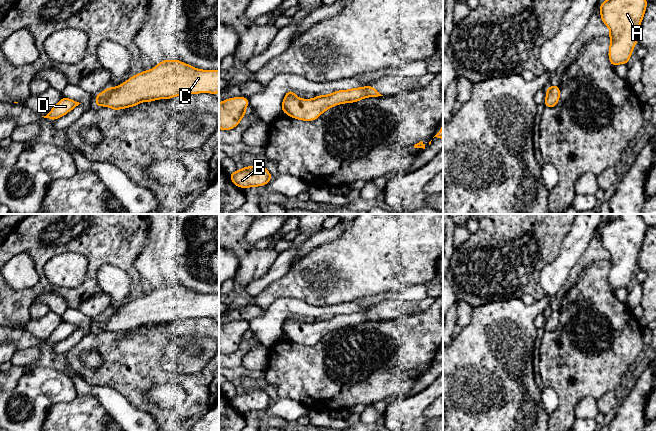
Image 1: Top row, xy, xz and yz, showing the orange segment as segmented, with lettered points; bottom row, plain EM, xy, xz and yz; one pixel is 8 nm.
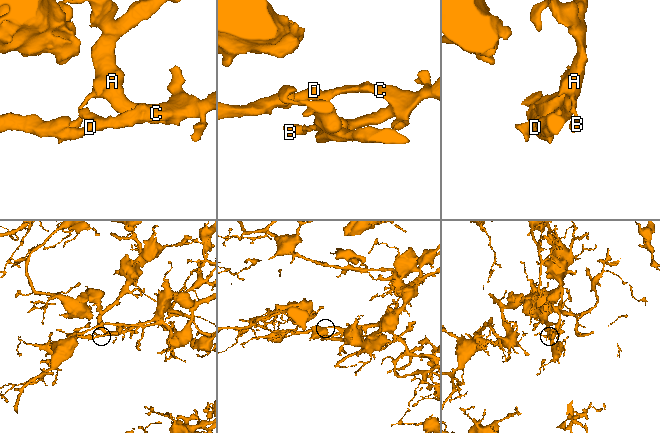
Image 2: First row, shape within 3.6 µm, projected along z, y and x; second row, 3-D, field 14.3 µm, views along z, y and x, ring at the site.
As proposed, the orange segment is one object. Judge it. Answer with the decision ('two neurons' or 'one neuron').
one neuron

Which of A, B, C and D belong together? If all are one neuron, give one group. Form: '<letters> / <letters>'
A B C D

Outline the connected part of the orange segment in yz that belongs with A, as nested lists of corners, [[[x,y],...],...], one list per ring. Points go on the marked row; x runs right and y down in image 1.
[[[605,0],[600,3],[600,16],[609,28],[609,61],[613,67],[627,64],[638,42],[639,27],[647,0]]]

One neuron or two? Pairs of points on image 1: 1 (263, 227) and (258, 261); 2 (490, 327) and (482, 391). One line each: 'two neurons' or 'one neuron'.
1: two neurons
2: one neuron

